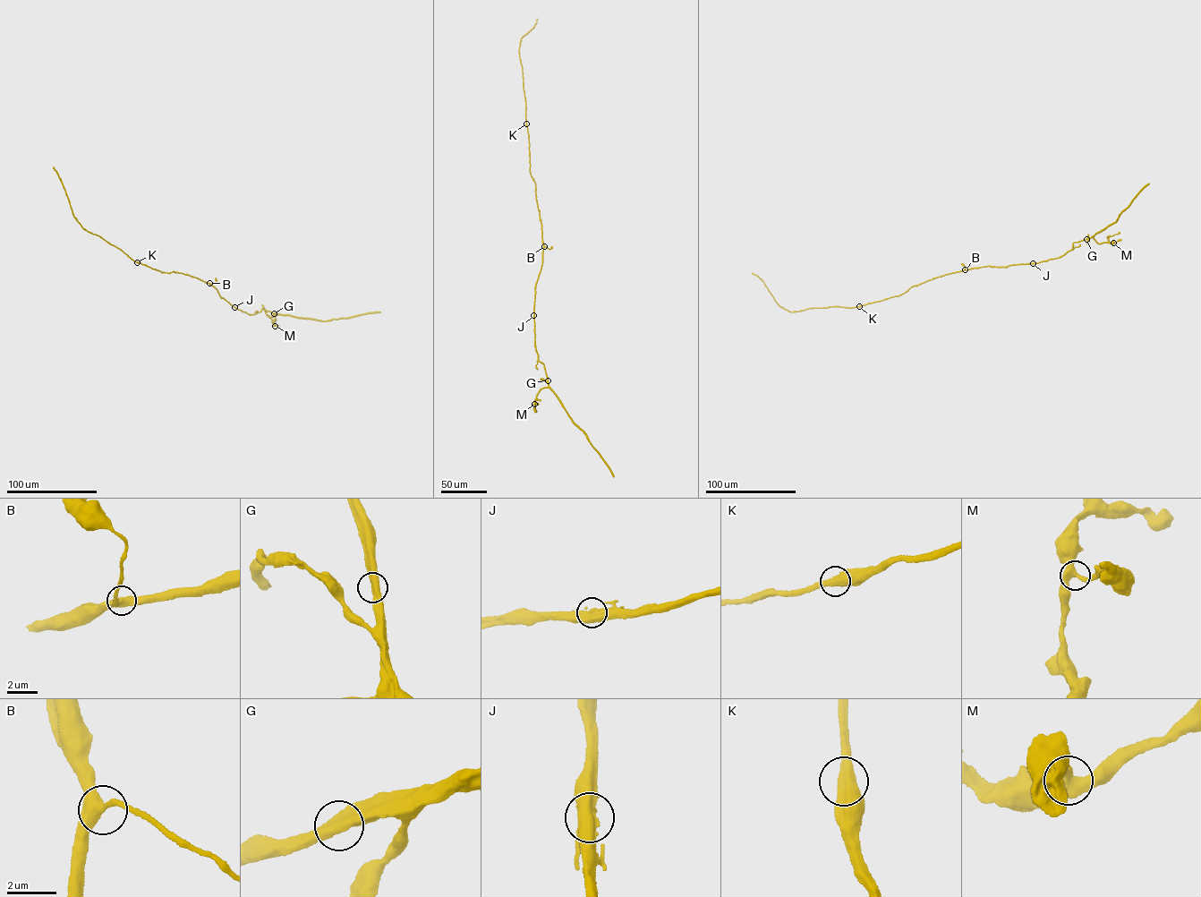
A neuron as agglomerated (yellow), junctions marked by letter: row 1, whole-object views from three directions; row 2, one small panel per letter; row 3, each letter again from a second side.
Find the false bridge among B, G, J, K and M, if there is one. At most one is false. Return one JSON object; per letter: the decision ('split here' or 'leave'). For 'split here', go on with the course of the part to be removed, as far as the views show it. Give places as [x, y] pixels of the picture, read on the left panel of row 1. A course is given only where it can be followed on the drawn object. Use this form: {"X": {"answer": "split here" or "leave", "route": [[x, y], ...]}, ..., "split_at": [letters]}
{"B": {"answer": "leave"}, "G": {"answer": "leave"}, "J": {"answer": "leave"}, "K": {"answer": "leave"}, "M": {"answer": "leave"}, "split_at": []}

